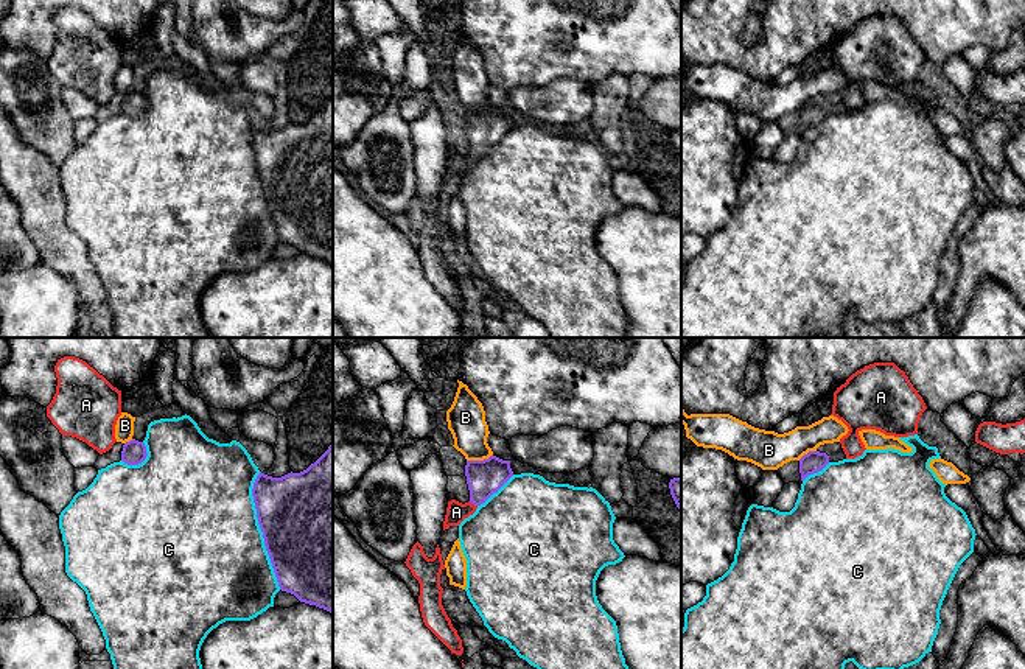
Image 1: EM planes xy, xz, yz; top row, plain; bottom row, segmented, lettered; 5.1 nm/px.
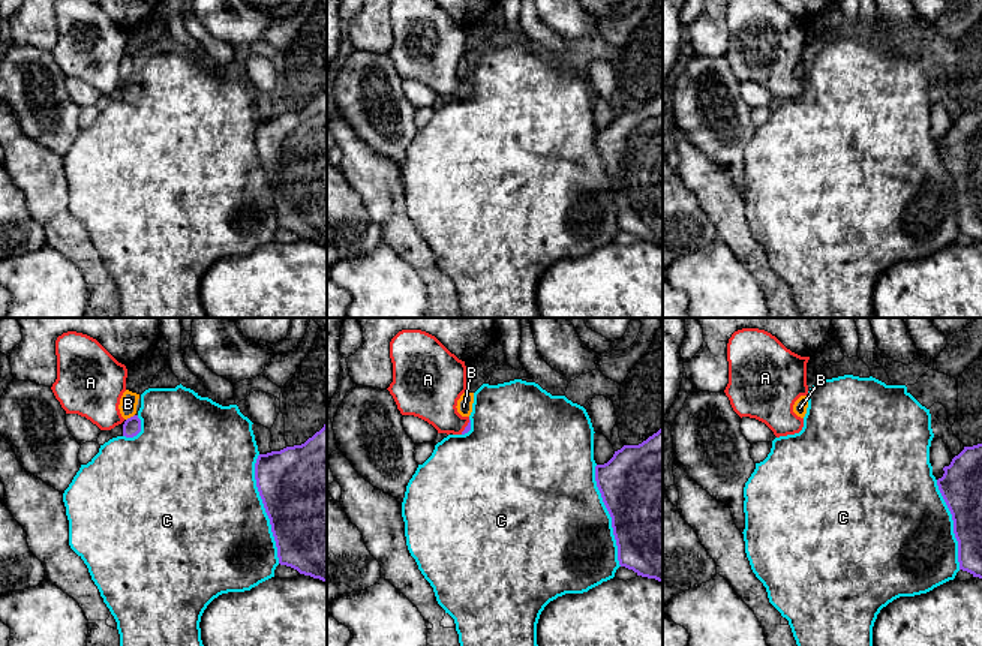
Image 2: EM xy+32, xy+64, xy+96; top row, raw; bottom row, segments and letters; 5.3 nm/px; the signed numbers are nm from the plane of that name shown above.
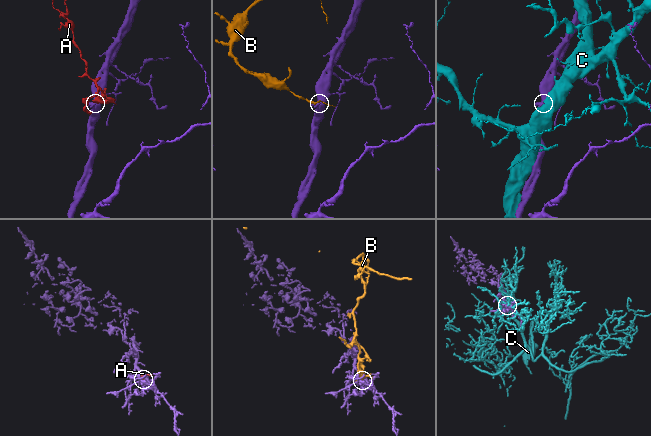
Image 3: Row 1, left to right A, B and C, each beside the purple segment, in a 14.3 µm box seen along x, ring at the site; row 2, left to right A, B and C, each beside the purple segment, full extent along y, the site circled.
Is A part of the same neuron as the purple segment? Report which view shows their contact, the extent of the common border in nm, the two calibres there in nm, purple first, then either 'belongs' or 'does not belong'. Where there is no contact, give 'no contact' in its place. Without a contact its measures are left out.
meets purple in xz; contact 50 nm long; 190 nm thick on the purple side, 110 nm on the other; belongs

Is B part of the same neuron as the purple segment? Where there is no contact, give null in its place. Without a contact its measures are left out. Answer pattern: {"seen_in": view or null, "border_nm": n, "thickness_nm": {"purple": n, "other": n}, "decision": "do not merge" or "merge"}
{"seen_in": "xz", "border_nm": 140, "thickness_nm": {"purple": 190, "other": 200}, "decision": "do not merge"}

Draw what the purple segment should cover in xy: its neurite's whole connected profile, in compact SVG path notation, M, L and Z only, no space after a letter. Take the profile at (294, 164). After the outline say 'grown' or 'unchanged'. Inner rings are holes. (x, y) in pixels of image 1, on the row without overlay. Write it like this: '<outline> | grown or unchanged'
M333 93L300 124L272 129L260 123L252 148L280 241L333 264Z | unchanged

